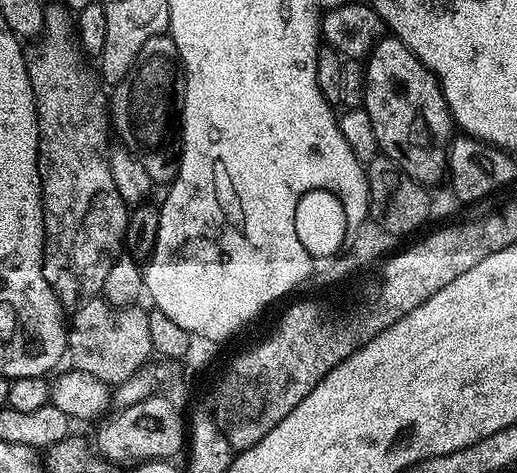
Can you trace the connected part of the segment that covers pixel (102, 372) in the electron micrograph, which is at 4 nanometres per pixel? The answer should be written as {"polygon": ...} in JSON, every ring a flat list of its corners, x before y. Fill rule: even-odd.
{"polygon":[[97,298,87,300,71,313,66,328,66,356,71,367,86,371,109,386,119,386,141,371,154,353,150,344,148,312,140,306,115,308]]}

